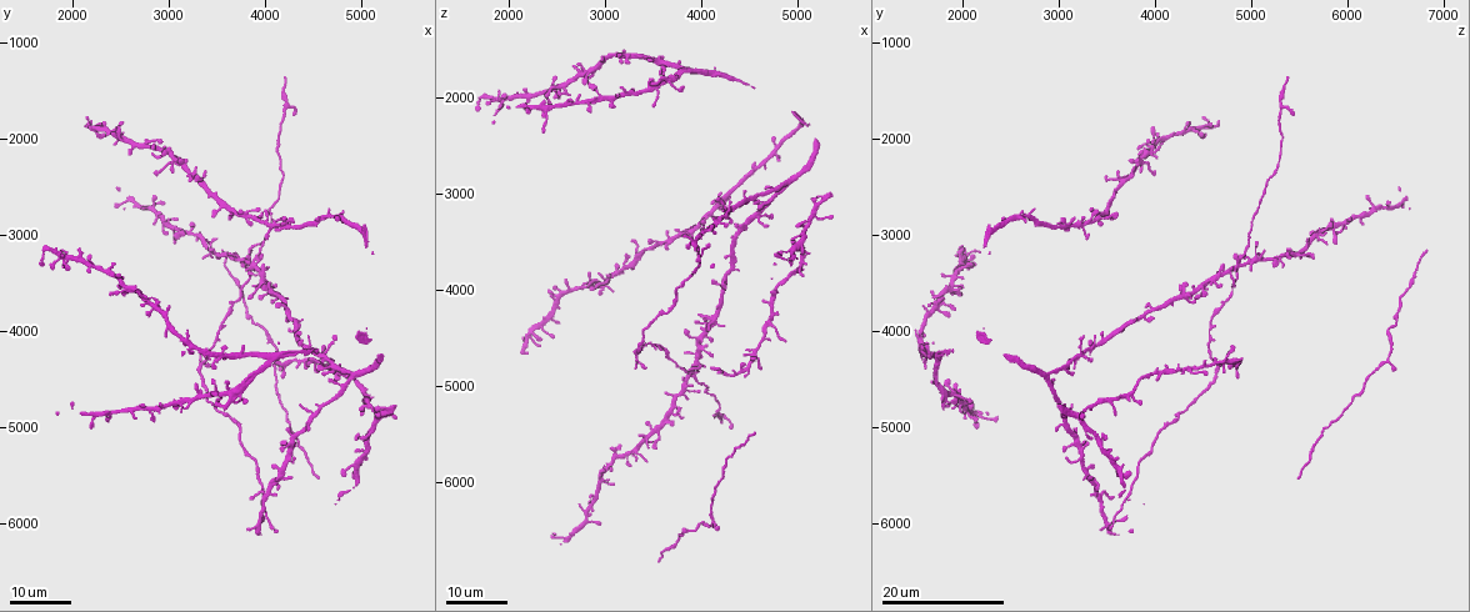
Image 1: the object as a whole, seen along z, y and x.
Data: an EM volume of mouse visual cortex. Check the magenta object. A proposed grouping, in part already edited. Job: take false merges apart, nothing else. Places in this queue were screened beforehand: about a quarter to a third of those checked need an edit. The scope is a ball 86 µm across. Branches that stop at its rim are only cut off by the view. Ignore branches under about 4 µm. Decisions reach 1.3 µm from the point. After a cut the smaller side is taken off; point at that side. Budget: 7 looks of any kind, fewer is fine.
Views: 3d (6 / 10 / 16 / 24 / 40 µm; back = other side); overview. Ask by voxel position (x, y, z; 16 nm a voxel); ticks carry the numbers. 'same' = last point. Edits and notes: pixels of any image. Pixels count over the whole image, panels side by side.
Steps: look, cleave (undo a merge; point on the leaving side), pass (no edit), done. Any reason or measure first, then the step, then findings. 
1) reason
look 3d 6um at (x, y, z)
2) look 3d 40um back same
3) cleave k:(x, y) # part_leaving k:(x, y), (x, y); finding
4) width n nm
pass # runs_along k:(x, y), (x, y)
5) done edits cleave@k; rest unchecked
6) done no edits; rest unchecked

two arms in line, one across
look 3d 24um at (4280, 5280, 3220)

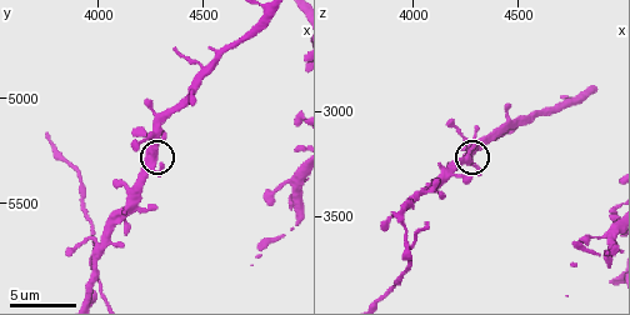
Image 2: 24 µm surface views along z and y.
look 3d 6um same

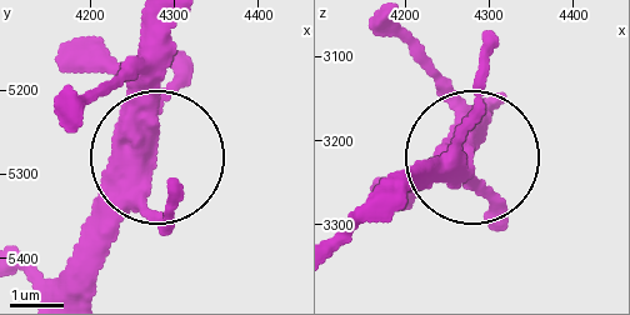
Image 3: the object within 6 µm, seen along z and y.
other side
look 3d 6um back at (4255, 5285, 3230)

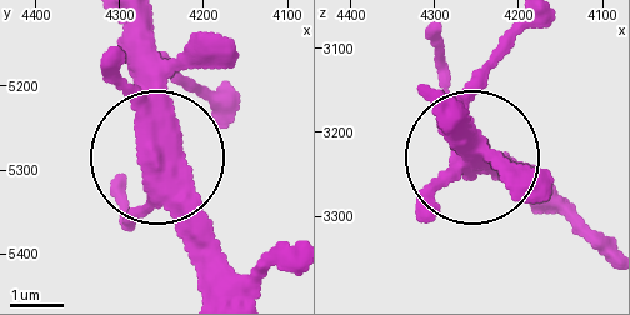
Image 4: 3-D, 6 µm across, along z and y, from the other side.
arms 3
pass # one cell here

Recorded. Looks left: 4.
look 3d 16um at (3840, 3320, 4860)

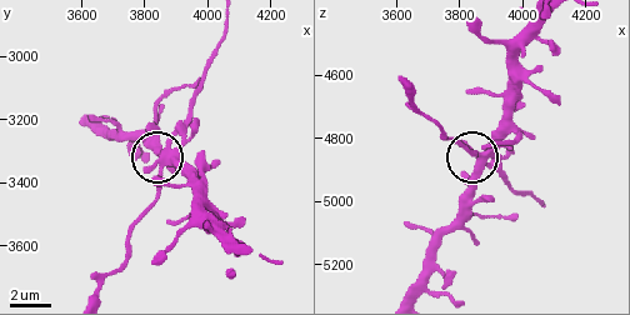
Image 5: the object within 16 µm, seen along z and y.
look 3d 6um same

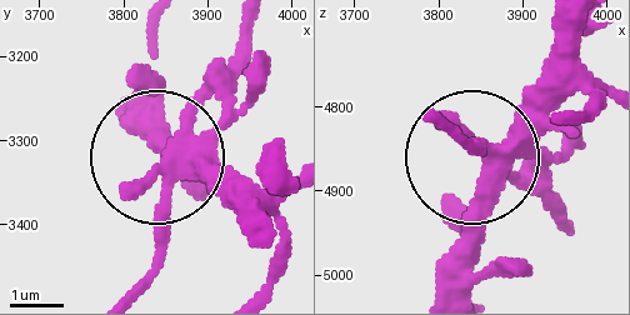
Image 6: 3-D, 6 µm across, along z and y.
pass # one cell here

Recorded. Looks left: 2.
look 3d 16um at (4820, 4600, 2900)

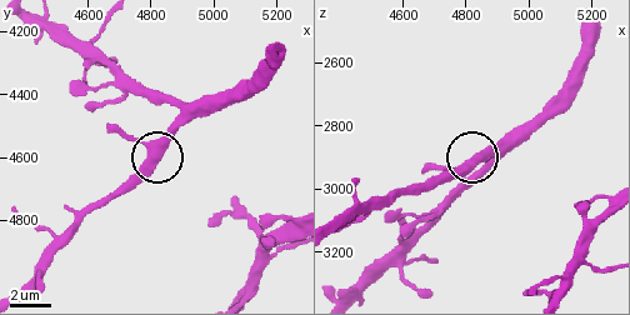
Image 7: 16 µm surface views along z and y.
look 3d 10um at (4830, 4610, 2920)

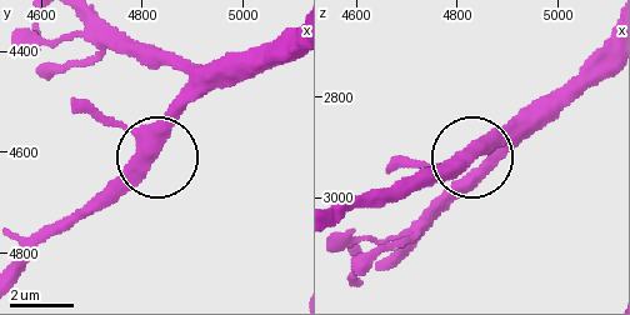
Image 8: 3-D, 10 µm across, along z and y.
pass # all the same cell

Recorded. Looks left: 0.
done no edits; rest unchecked

